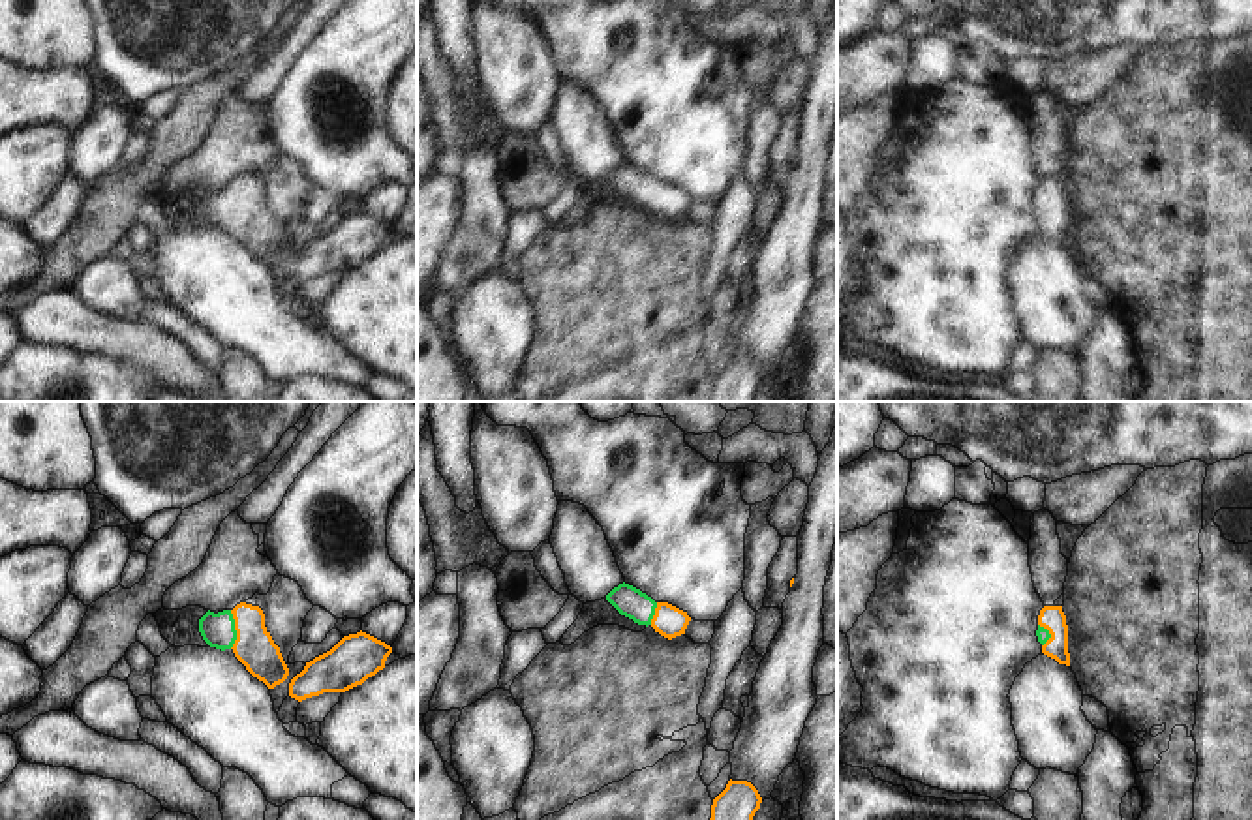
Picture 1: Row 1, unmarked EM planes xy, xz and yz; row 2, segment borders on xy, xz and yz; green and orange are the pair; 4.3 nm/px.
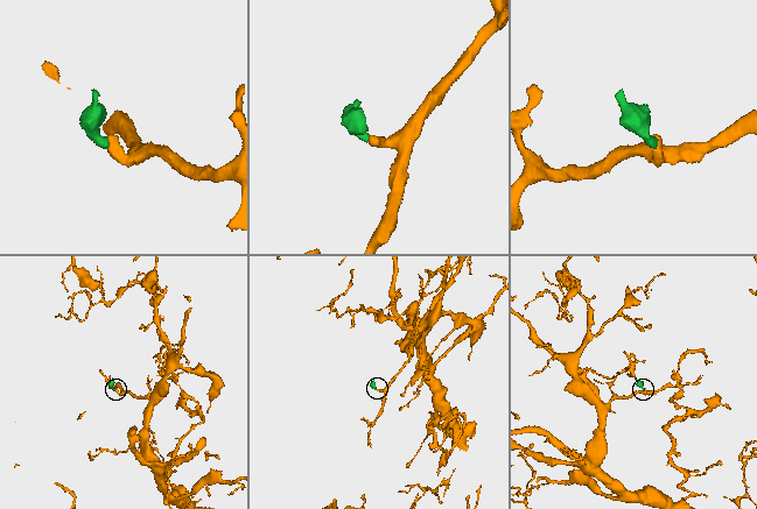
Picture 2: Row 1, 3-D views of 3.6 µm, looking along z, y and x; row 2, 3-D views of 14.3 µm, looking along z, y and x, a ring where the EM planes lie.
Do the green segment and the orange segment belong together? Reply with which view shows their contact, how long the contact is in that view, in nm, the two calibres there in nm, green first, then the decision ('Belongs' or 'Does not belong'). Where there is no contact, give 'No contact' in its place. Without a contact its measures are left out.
Touches green in xy. Shared border 170 nm. Thickness 140 nm (green) against 170 nm. Belongs.

